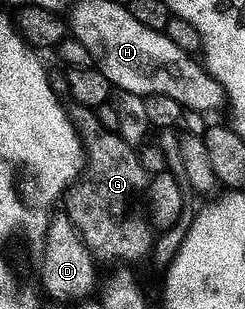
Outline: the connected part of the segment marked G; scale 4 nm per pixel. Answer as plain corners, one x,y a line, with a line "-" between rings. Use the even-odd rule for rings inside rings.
71,103
68,108
72,126
82,139
84,153
84,175
73,188
69,189
64,200
64,212
69,216
80,238
86,244
95,261
119,260
122,266
134,266
137,260
146,260
151,255
156,239
155,229
152,227
147,213
134,212
143,207
146,193
150,187
151,177
148,176
141,165
139,149
128,146
124,138
112,130
107,130
104,122
100,122
97,111
85,108
79,104

